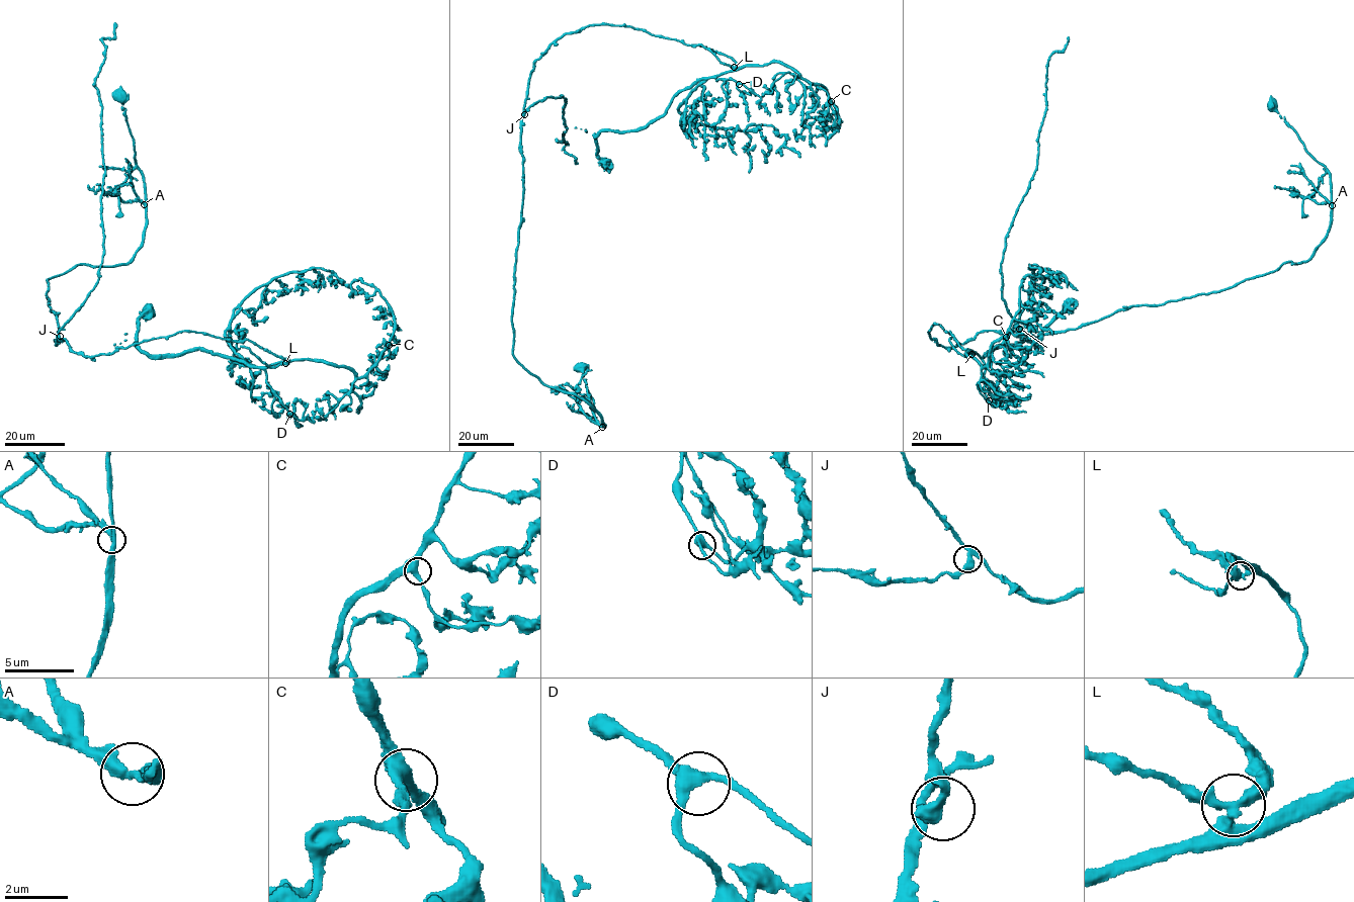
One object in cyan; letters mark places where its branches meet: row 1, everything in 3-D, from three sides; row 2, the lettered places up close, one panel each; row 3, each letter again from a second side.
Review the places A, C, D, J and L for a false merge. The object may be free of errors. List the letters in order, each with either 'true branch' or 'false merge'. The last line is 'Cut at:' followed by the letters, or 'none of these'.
A: true branch
C: true branch
D: true branch
J: true branch
L: false merge
Cut at: L

